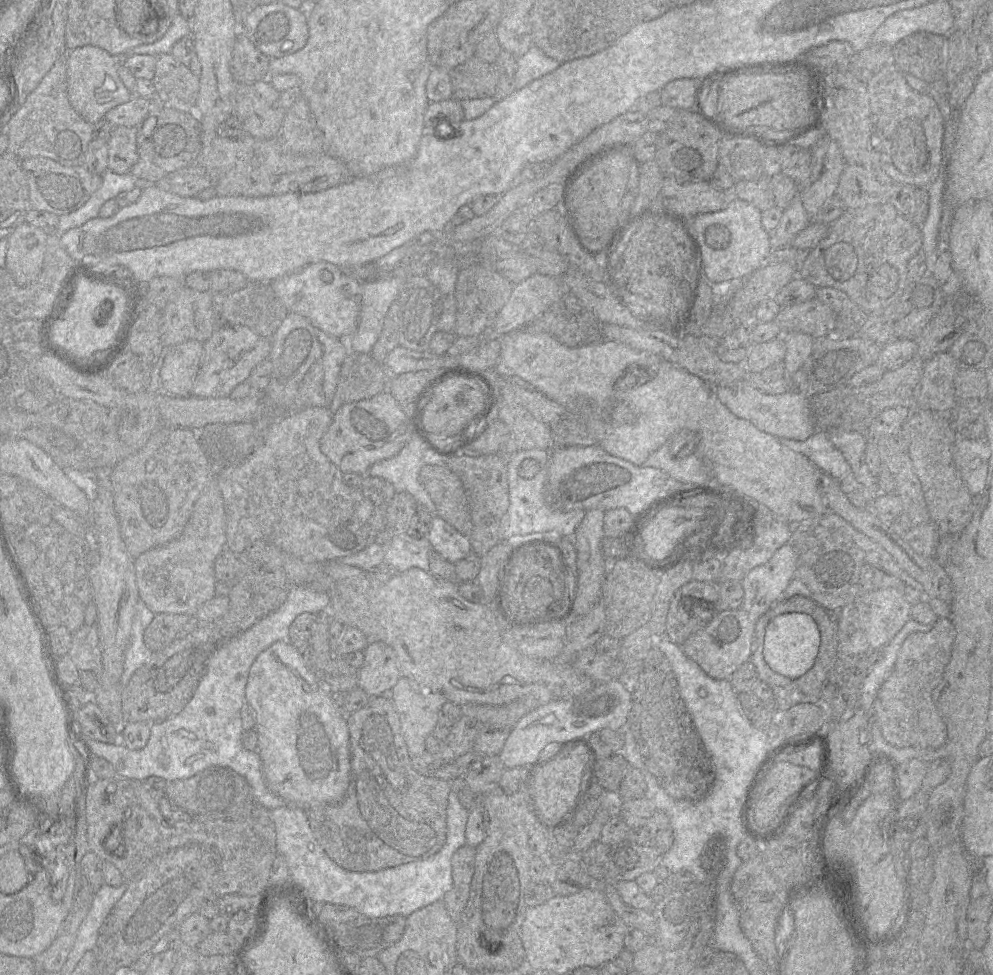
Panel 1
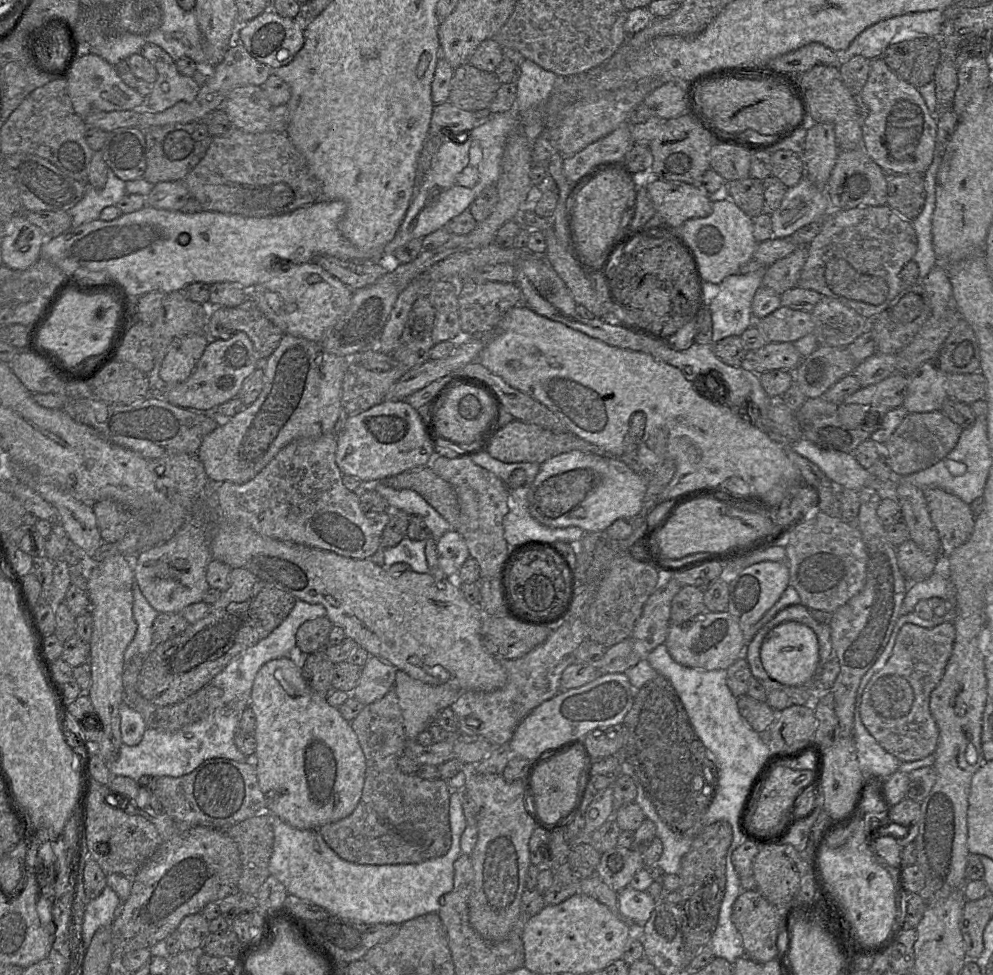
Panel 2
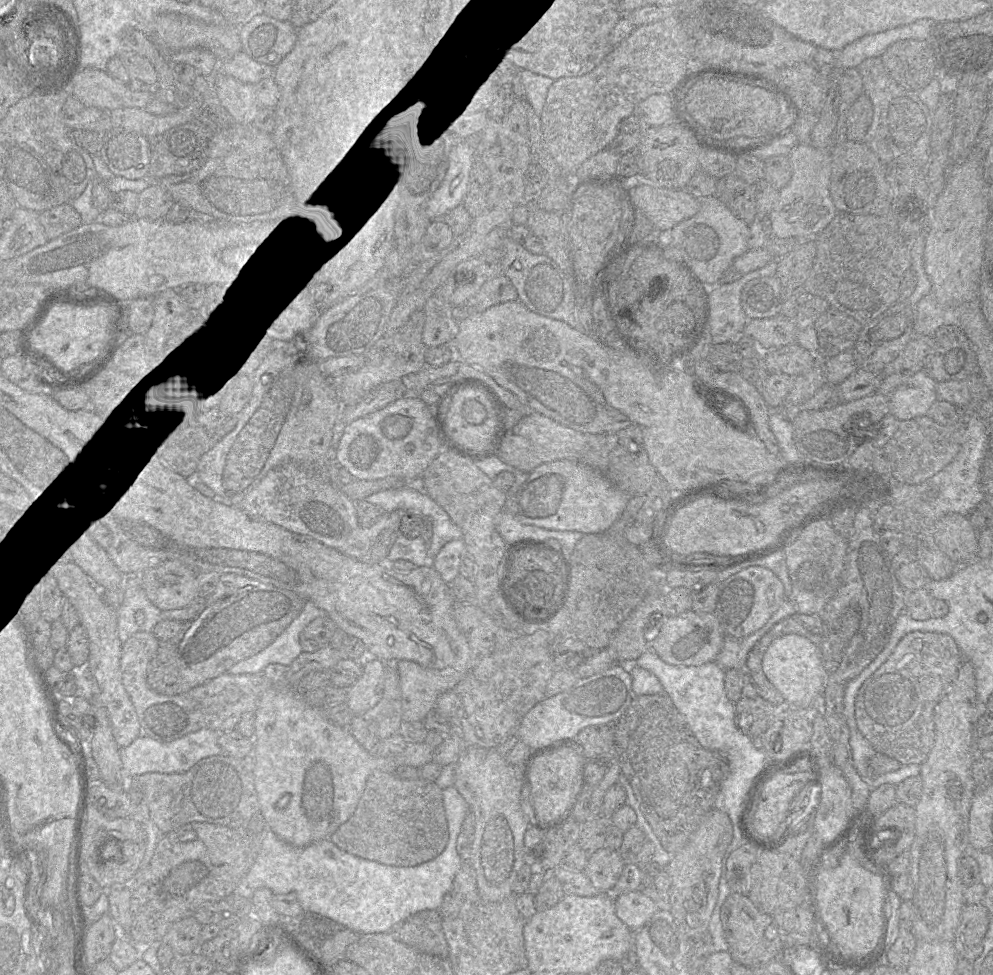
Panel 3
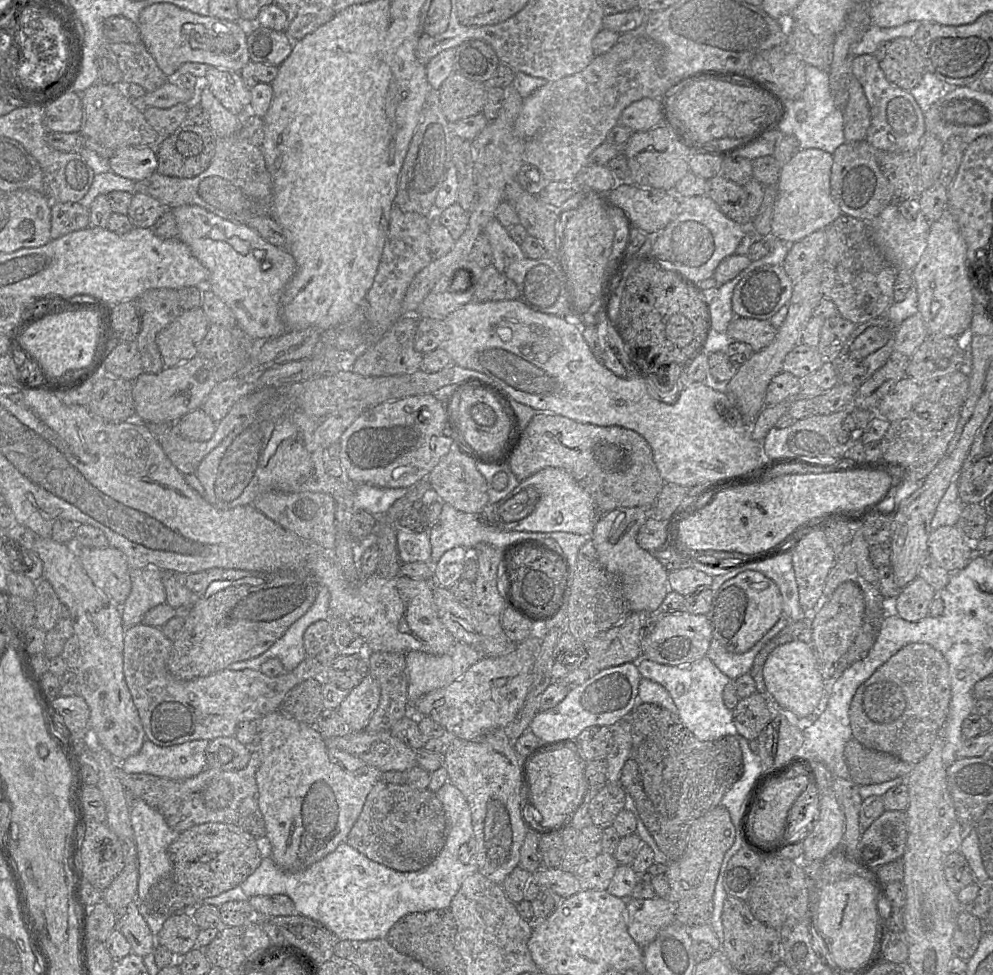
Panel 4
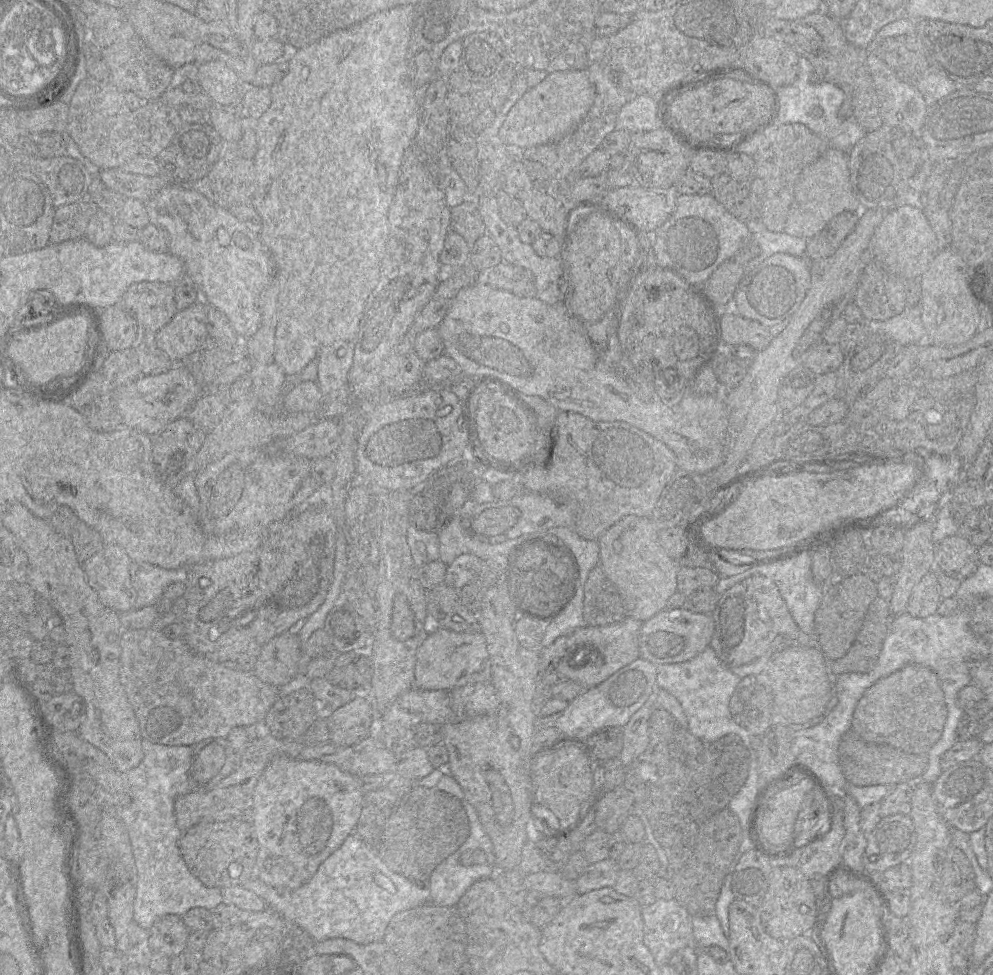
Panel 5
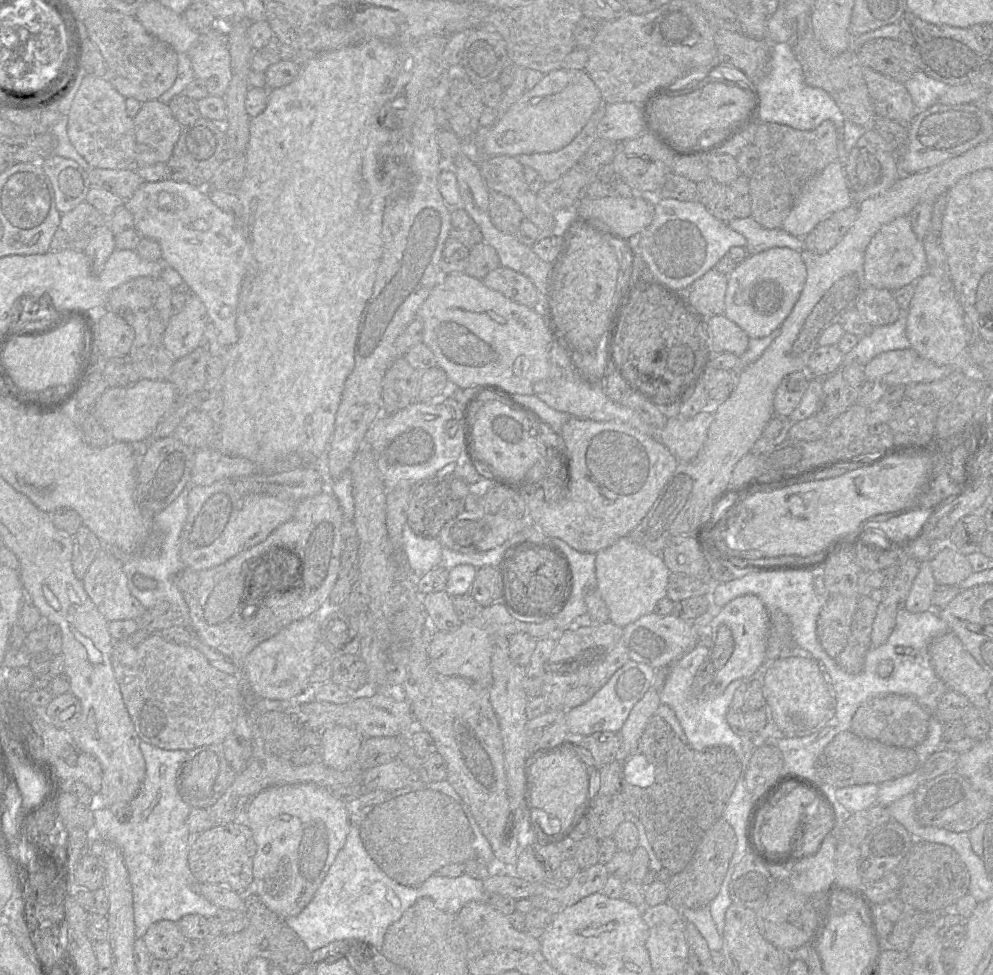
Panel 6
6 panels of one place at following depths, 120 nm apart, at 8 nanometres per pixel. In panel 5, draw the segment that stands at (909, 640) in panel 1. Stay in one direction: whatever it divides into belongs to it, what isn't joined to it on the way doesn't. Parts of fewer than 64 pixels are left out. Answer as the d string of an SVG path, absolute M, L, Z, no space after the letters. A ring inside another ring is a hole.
M908 664L879 679L864 692L855 708L851 730L866 743L889 745L906 753L927 755L941 737L947 713L936 673L923 665Z

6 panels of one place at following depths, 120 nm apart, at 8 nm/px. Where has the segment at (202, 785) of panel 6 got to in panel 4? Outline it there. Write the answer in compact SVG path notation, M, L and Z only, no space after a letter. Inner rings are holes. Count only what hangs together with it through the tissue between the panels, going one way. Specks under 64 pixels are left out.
M235 736L218 737L208 742L205 749L206 768L222 771L243 769L249 762L250 750Z

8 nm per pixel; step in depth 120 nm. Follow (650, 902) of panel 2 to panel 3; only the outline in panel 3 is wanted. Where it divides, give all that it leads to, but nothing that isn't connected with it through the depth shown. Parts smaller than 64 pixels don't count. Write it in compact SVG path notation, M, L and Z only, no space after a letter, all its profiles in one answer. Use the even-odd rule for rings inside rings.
M641 891L625 892L615 897L617 916L633 932L640 930L660 909Z

